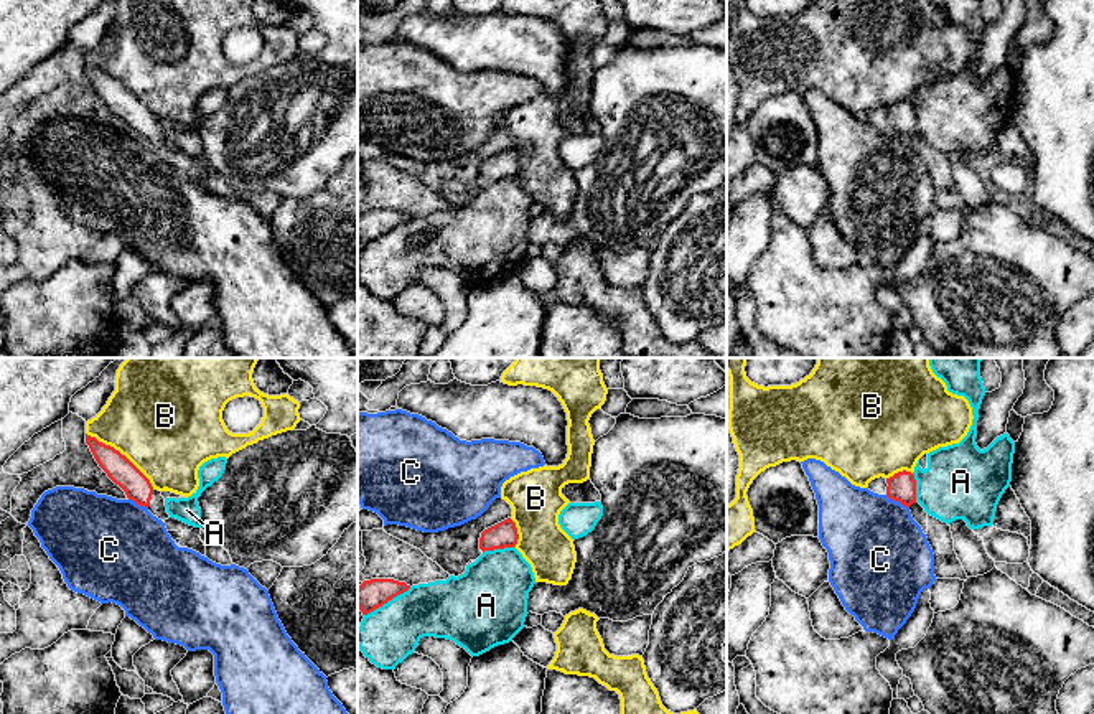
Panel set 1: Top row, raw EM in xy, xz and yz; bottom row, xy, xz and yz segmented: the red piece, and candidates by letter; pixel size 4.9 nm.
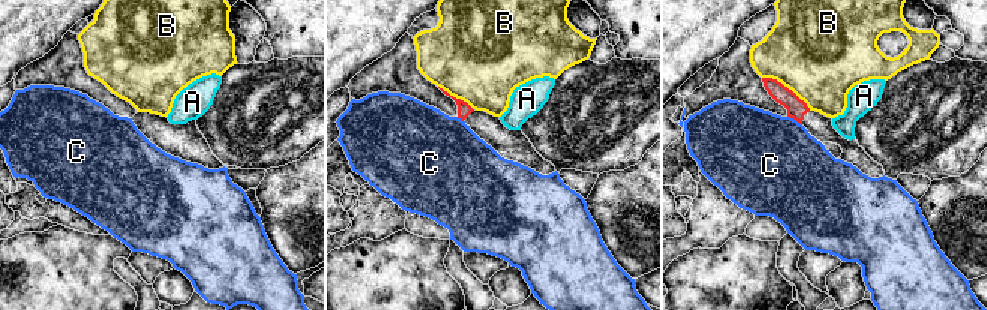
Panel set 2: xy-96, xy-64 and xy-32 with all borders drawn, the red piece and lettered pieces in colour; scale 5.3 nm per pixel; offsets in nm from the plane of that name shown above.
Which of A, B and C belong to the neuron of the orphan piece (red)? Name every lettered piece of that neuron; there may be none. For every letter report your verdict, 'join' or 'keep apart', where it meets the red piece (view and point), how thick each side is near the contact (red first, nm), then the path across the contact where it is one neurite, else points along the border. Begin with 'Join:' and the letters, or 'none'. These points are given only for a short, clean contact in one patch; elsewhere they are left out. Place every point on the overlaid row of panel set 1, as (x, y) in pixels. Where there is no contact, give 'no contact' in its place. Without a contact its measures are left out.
Join: none
A: keep apart | xz (388, 601) | 140/280 nm
B: keep apart | xy (121, 454) | 140/480 nm | along xy (86, 432), (117, 449), (154, 488)
C: keep apart | yz (897, 500) | 140/460 nm | along yz (885, 495), (908, 508)

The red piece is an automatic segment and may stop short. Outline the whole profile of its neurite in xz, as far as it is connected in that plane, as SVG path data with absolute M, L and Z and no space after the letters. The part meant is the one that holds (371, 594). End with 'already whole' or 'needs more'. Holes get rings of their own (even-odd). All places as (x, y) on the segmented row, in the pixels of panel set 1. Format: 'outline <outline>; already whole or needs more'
outline M394 579L364 580L358 587L358 608L367 615L409 589L410 585Z; already whole

